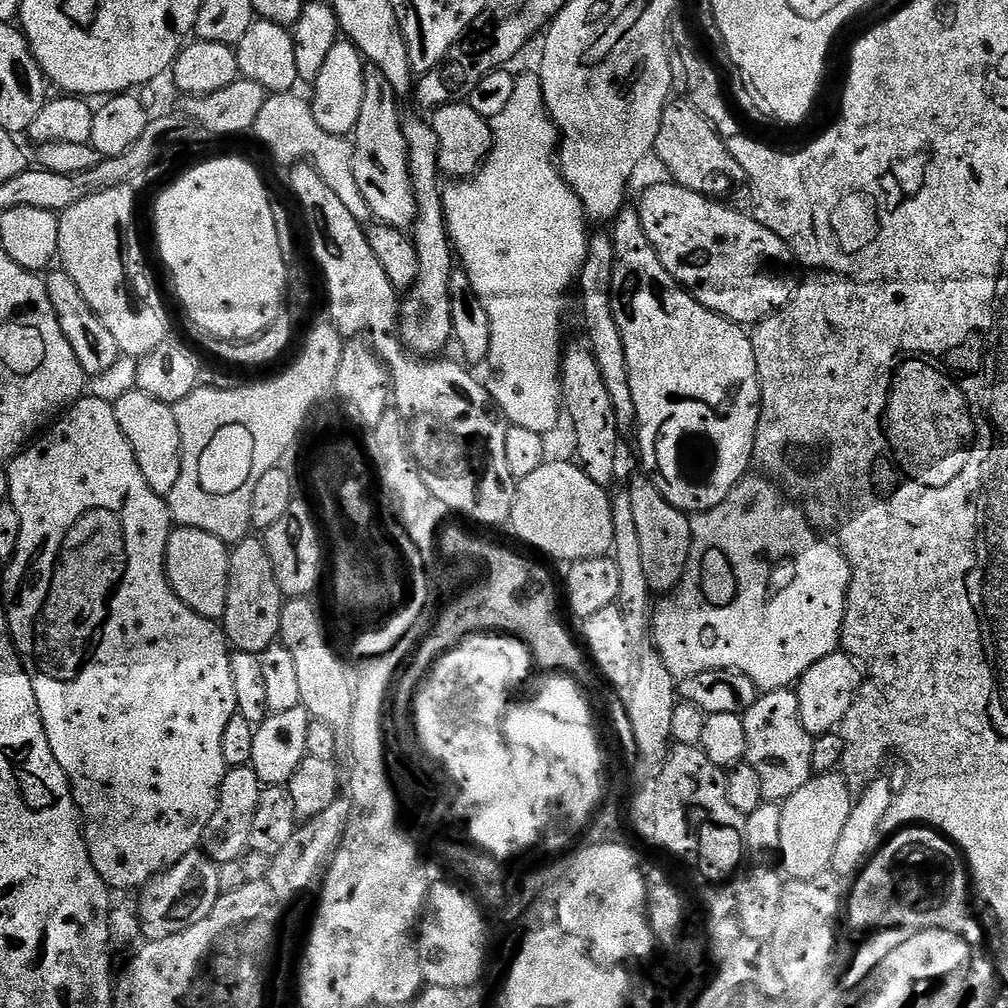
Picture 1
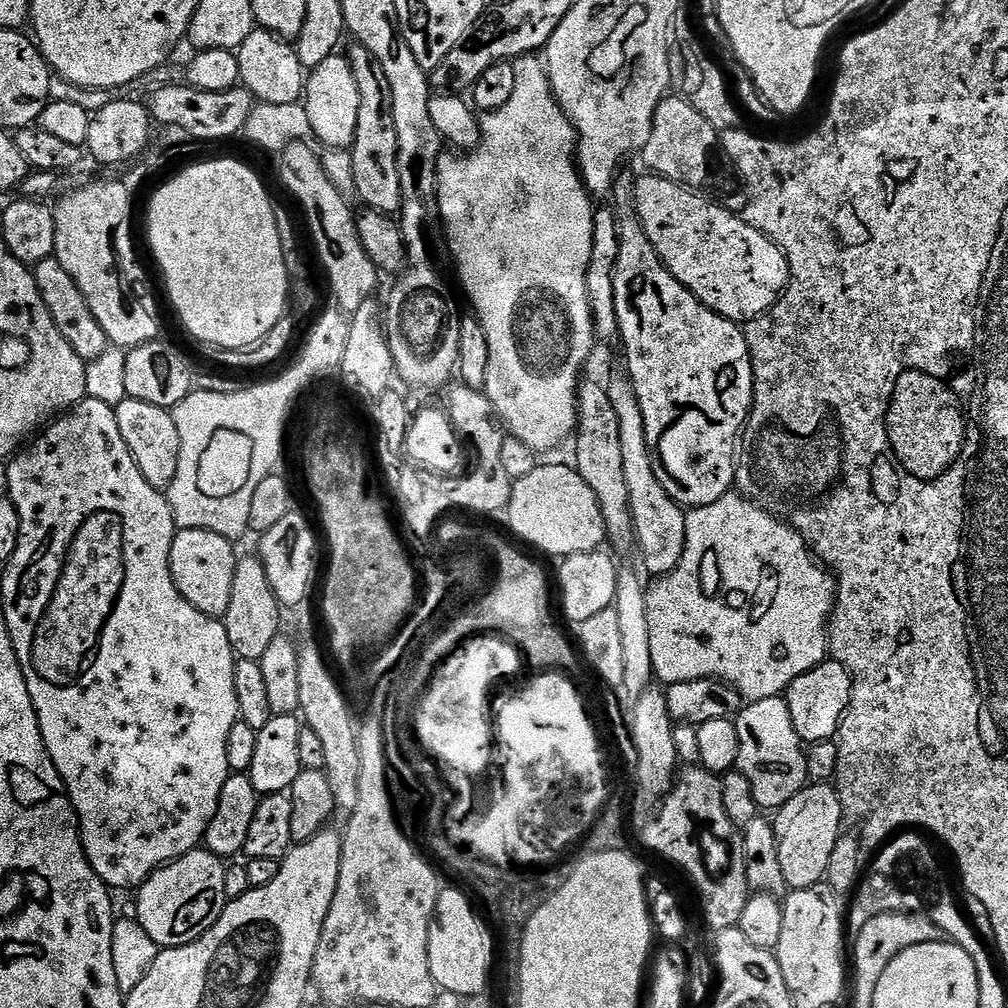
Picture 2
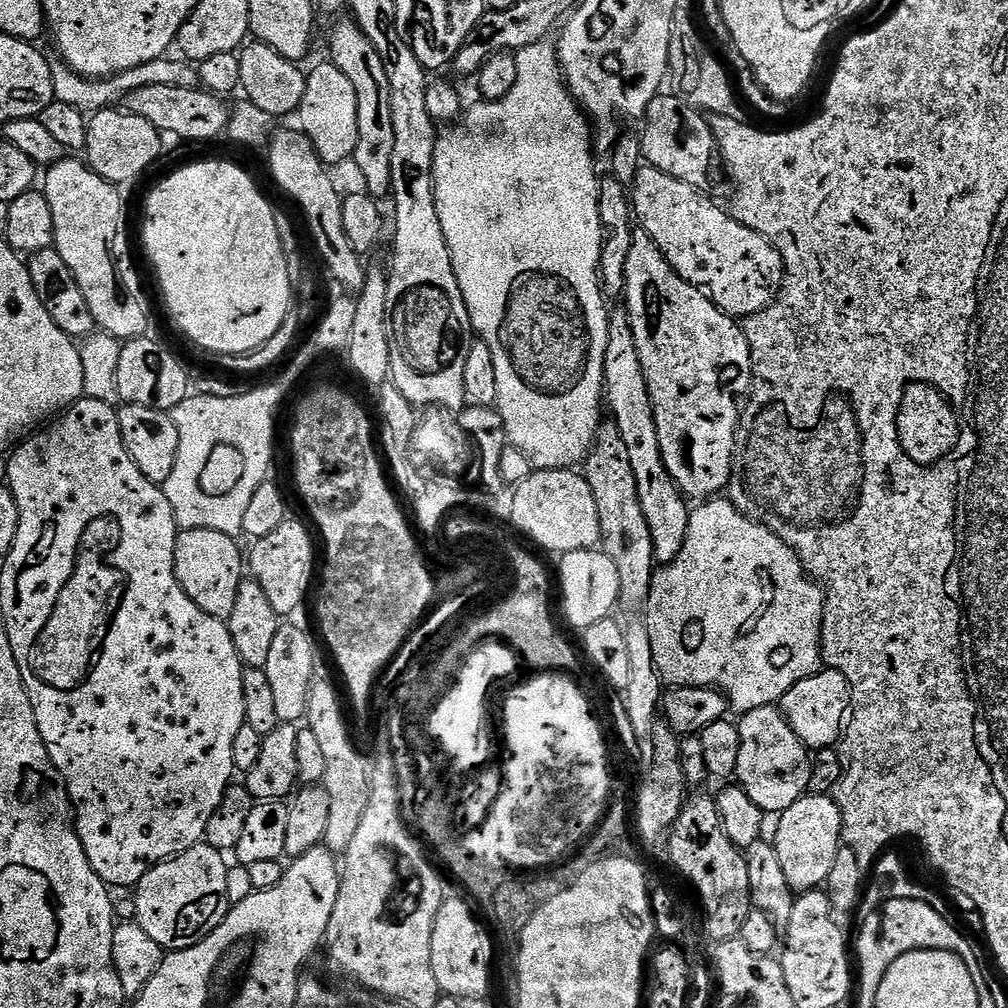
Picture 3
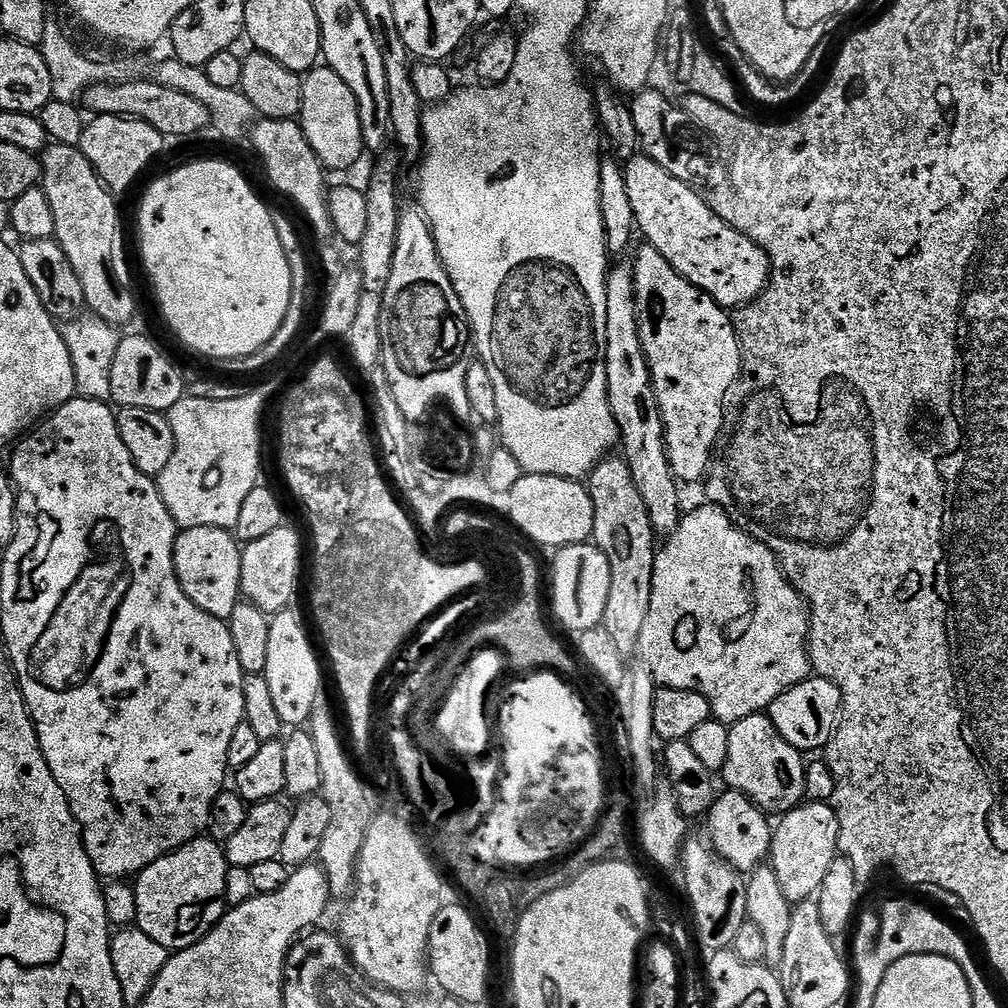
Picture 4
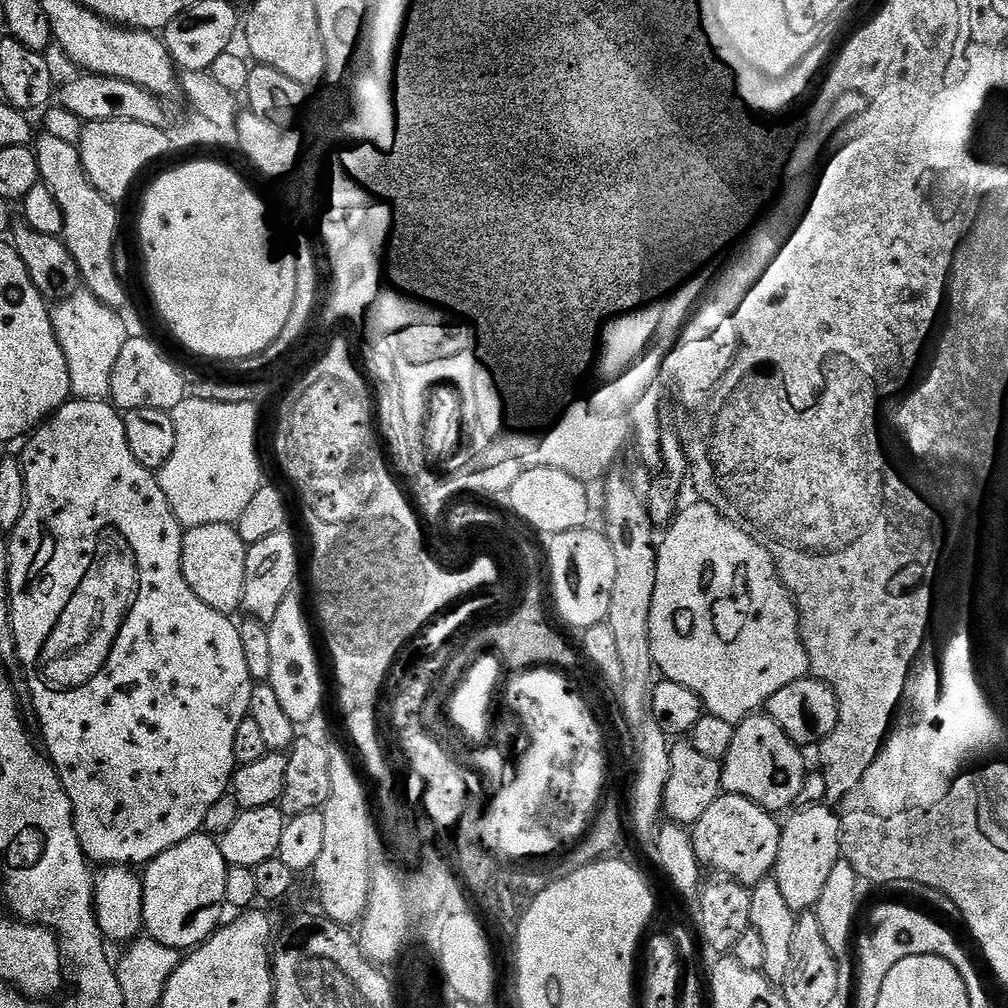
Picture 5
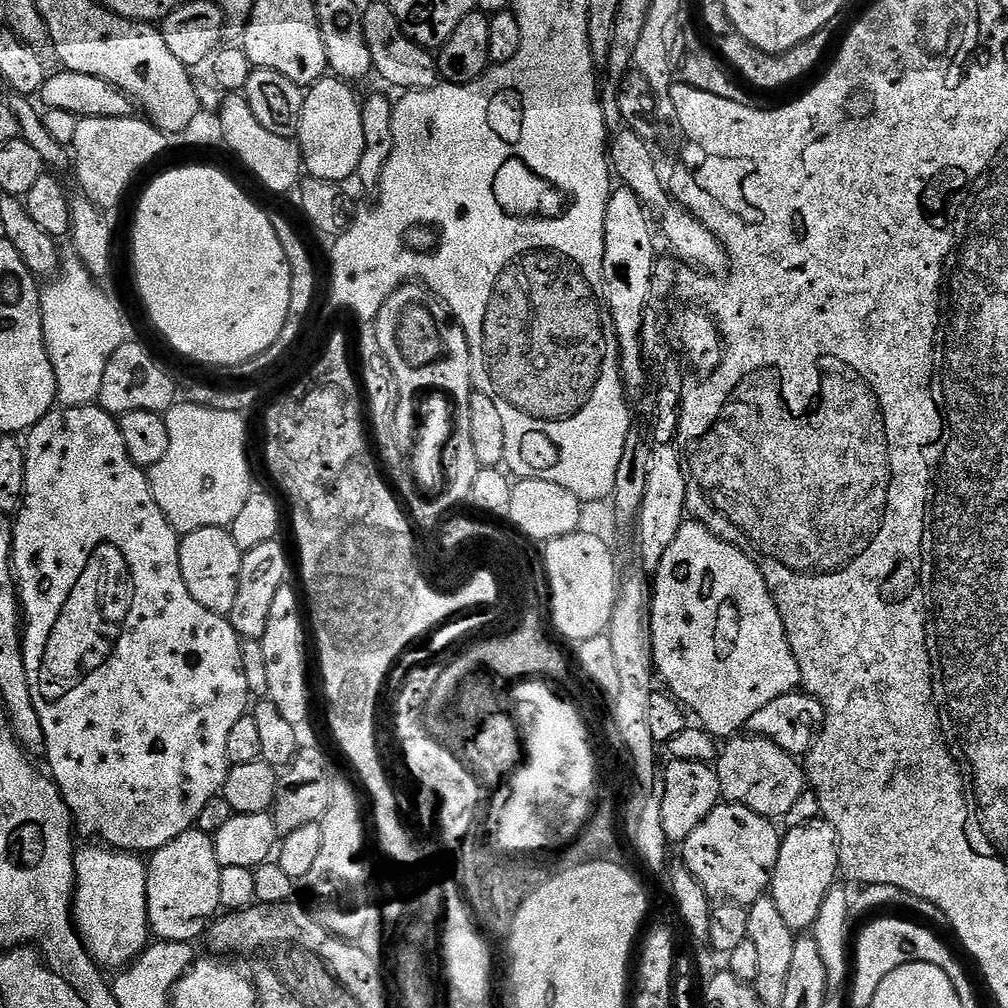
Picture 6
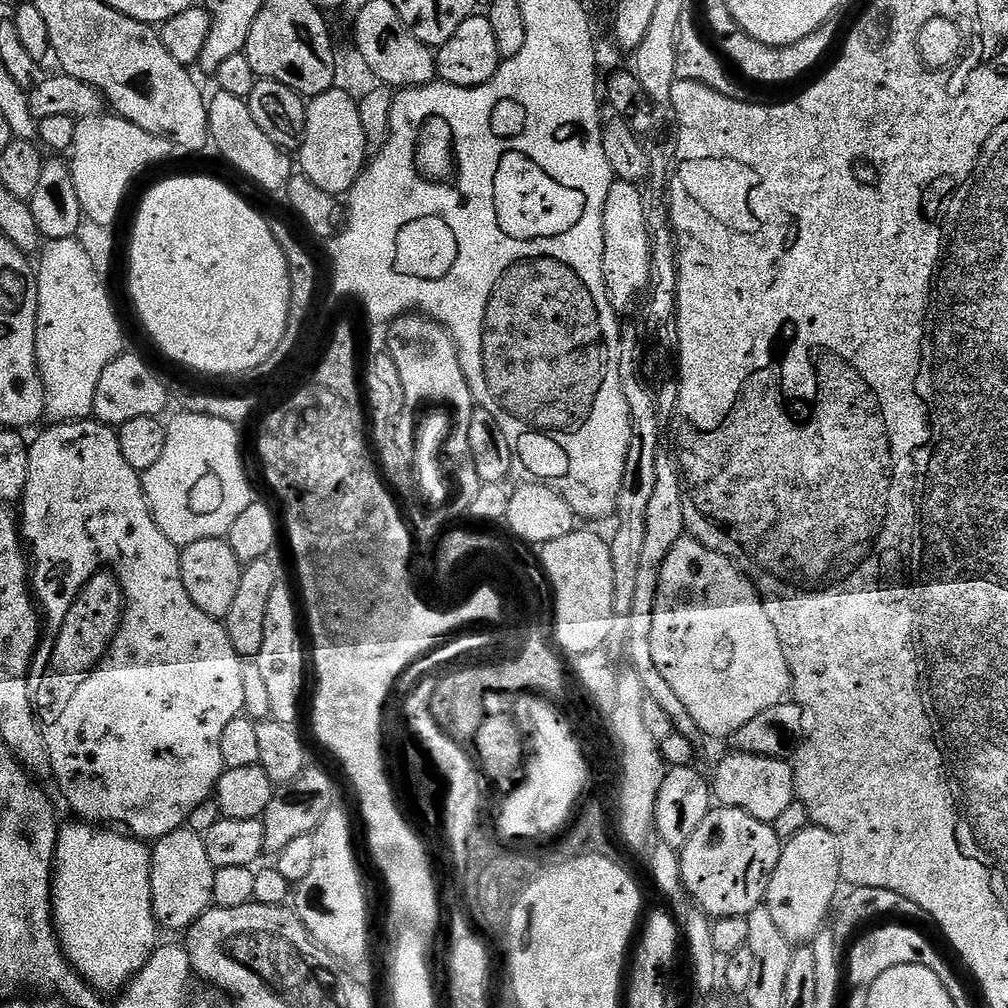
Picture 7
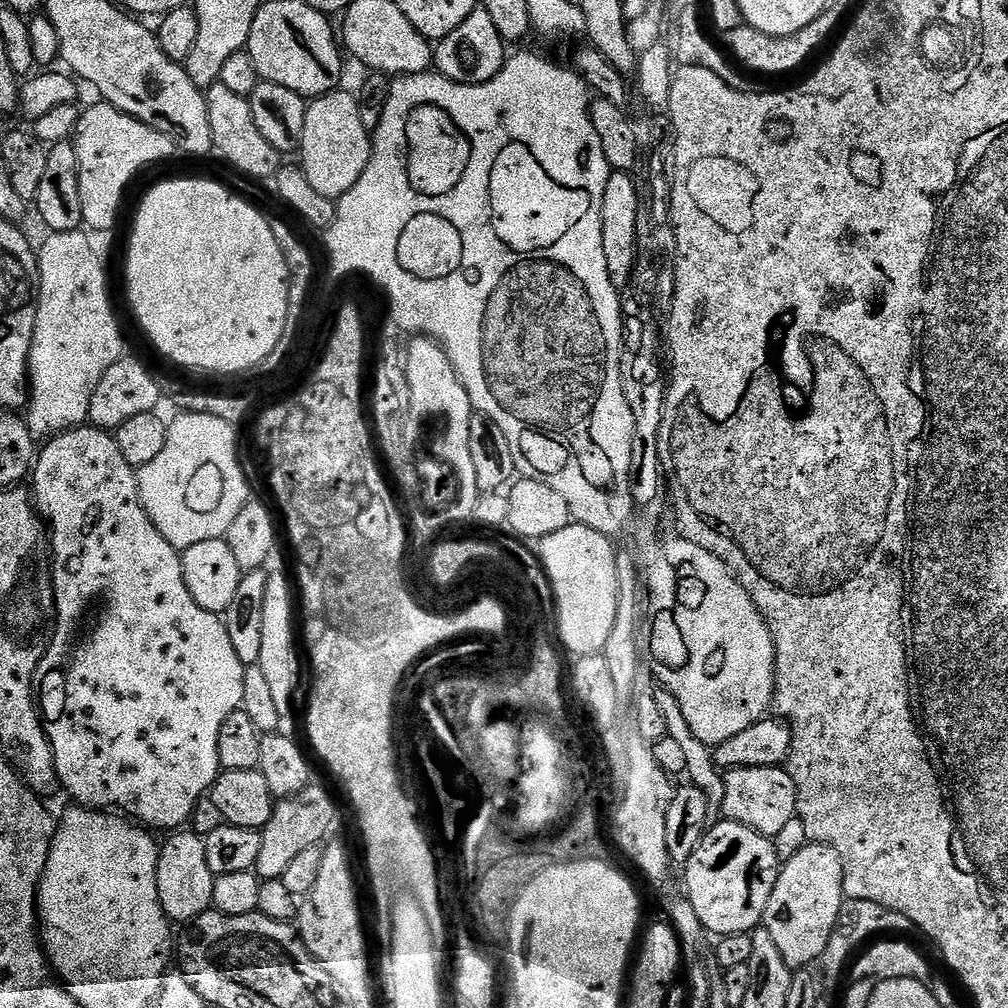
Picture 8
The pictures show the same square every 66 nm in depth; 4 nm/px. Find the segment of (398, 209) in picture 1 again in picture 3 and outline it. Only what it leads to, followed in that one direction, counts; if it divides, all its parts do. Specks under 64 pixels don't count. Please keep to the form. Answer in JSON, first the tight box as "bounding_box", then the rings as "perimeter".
{"bounding_box":[328,19,394,198],"perimeter":[[[355,19],[340,20],[328,36],[330,62],[350,78],[354,94],[358,94],[358,146],[354,165],[364,179],[363,187],[368,195],[377,198],[387,197],[392,190],[390,174],[390,157],[394,154],[394,121],[390,110],[390,82],[386,82],[386,66],[378,58],[378,50],[362,34]]]}

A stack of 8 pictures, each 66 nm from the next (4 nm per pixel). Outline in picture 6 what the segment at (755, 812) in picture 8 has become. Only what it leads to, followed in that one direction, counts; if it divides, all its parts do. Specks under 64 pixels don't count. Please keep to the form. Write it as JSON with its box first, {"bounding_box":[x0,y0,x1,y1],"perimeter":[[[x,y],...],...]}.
{"bounding_box":[714,734,806,818],"perimeter":[[[737,734],[719,749],[714,767],[720,779],[720,795],[727,803],[741,804],[760,816],[783,818],[786,810],[806,791],[801,761],[765,736]]]}

